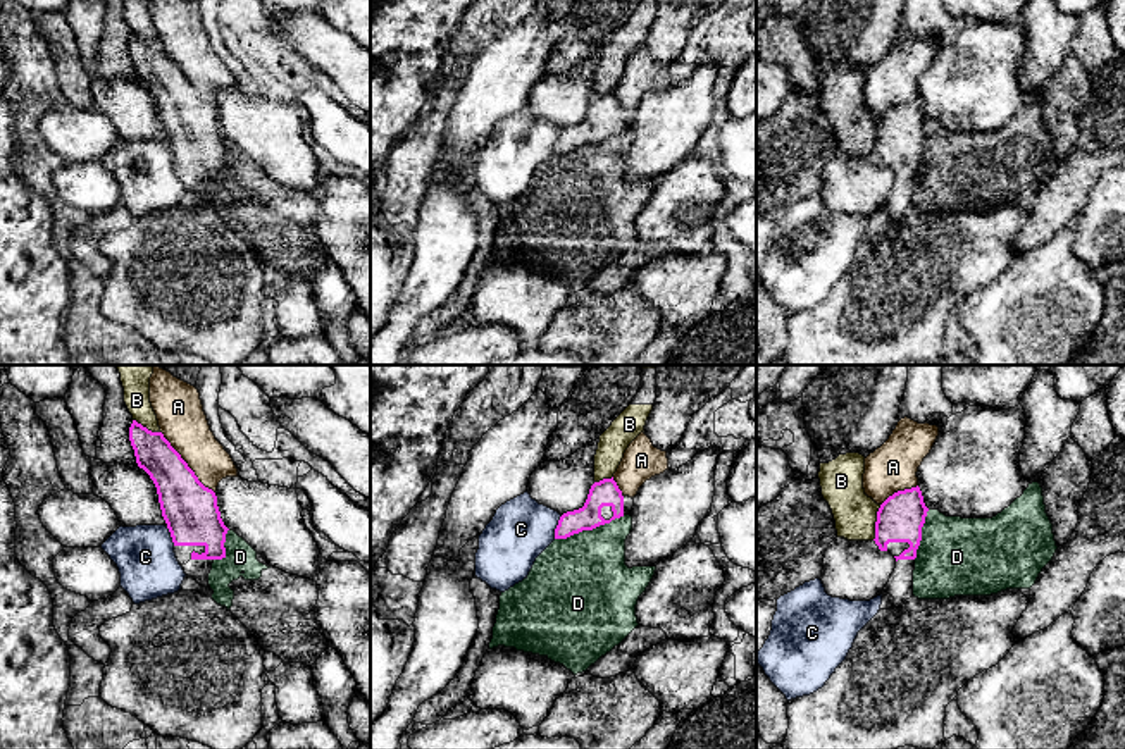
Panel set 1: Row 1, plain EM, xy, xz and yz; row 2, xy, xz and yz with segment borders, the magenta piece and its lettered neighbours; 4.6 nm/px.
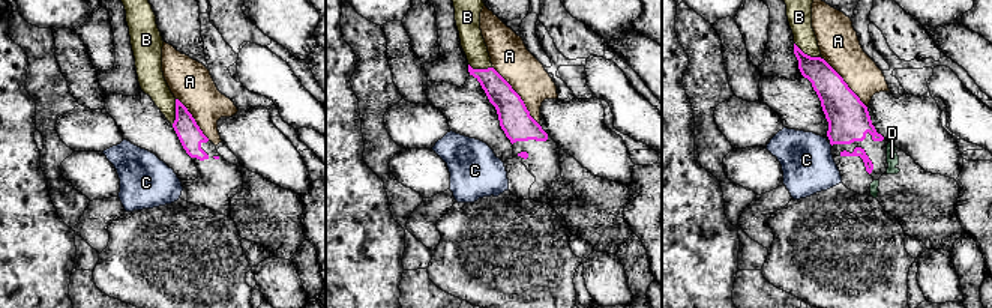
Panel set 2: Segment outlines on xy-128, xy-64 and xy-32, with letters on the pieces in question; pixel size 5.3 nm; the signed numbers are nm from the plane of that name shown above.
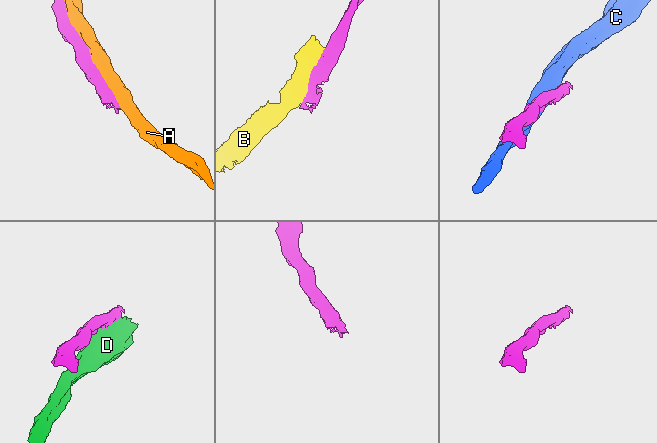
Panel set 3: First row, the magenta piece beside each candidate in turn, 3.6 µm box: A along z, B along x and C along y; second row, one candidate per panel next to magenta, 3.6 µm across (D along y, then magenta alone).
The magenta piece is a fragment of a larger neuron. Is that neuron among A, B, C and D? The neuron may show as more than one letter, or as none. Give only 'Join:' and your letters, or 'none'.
Join: none

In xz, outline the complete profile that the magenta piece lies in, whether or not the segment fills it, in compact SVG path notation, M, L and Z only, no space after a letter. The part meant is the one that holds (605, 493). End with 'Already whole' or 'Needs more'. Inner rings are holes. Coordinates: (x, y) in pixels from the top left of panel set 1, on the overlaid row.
M613 477L594 482L584 506L560 517L555 539L567 539L582 530L610 523L615 518L629 515L632 506L634 499L622 494Z. Needs more

